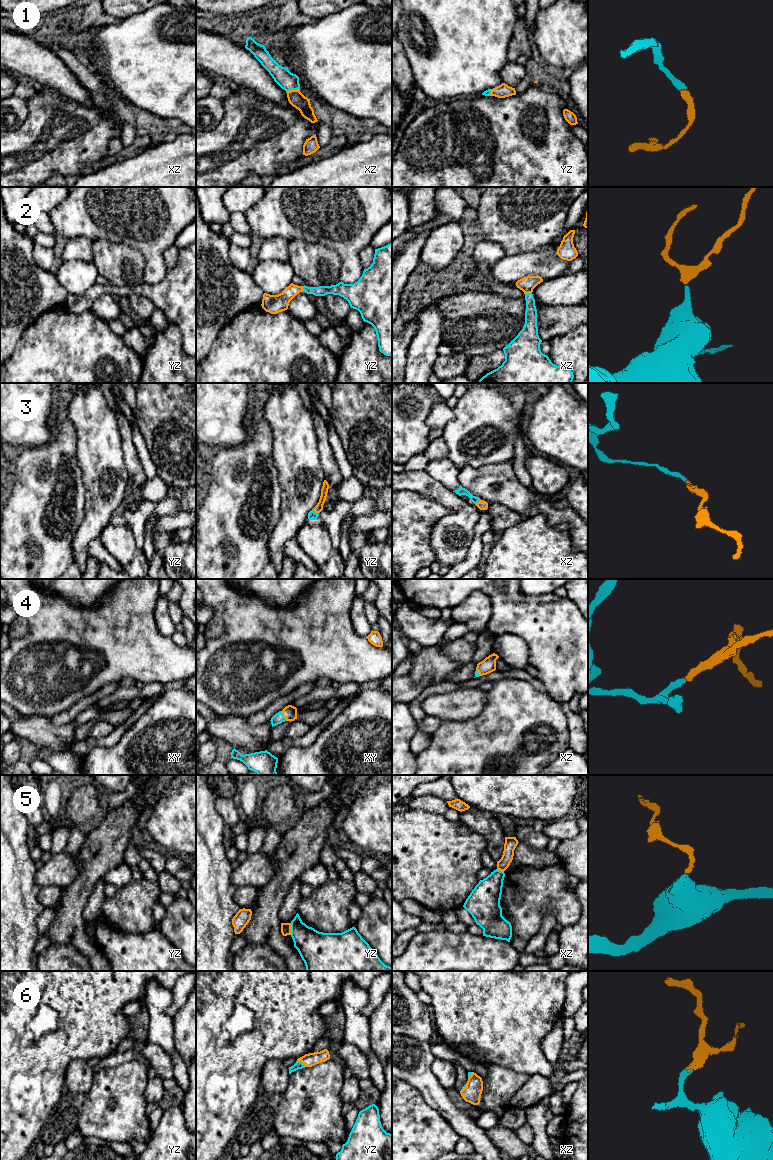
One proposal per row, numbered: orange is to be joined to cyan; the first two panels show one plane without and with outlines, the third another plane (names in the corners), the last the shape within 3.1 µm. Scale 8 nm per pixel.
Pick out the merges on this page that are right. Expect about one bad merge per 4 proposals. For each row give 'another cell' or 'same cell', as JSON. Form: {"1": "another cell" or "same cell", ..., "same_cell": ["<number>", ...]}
{"1": "same cell", "2": "same cell", "3": "same cell", "4": "same cell", "5": "another cell", "6": "same cell", "same_cell": ["1", "2", "3", "4", "6"]}

